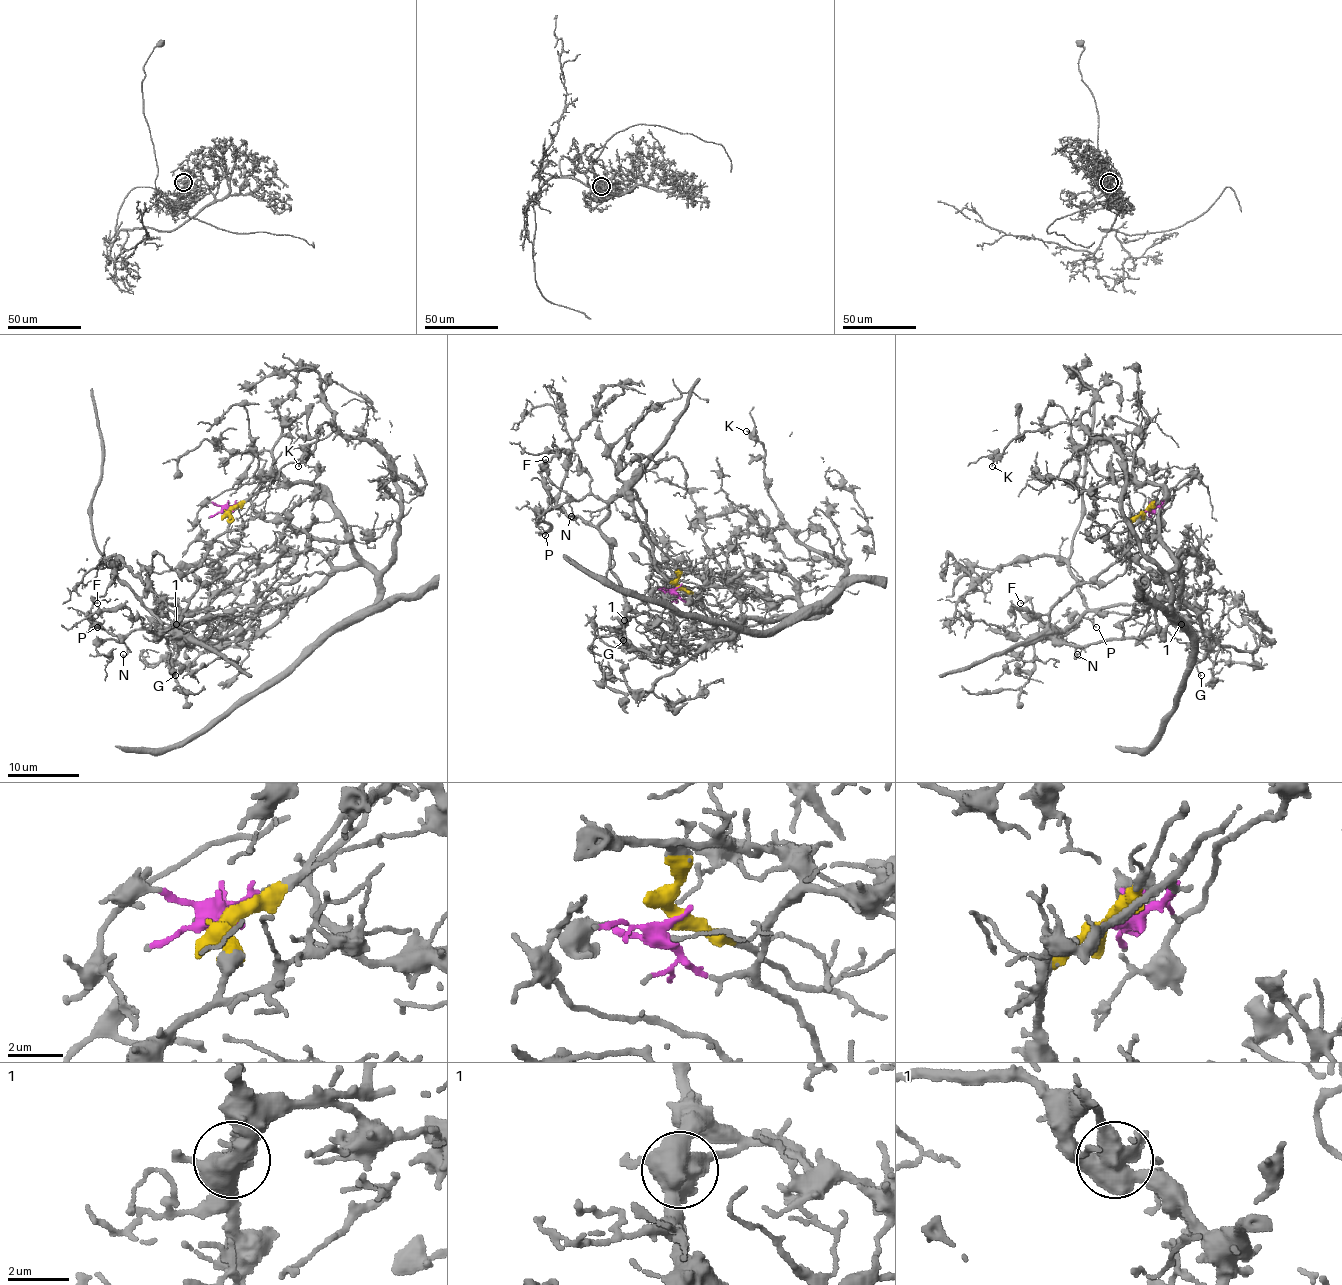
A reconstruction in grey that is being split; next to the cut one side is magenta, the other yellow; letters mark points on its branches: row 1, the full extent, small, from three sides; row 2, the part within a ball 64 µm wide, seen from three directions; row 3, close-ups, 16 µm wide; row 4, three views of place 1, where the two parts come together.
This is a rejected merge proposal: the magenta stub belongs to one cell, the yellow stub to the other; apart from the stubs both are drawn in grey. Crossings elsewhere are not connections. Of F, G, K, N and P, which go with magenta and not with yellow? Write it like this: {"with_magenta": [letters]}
{"with_magenta": ["K"]}

